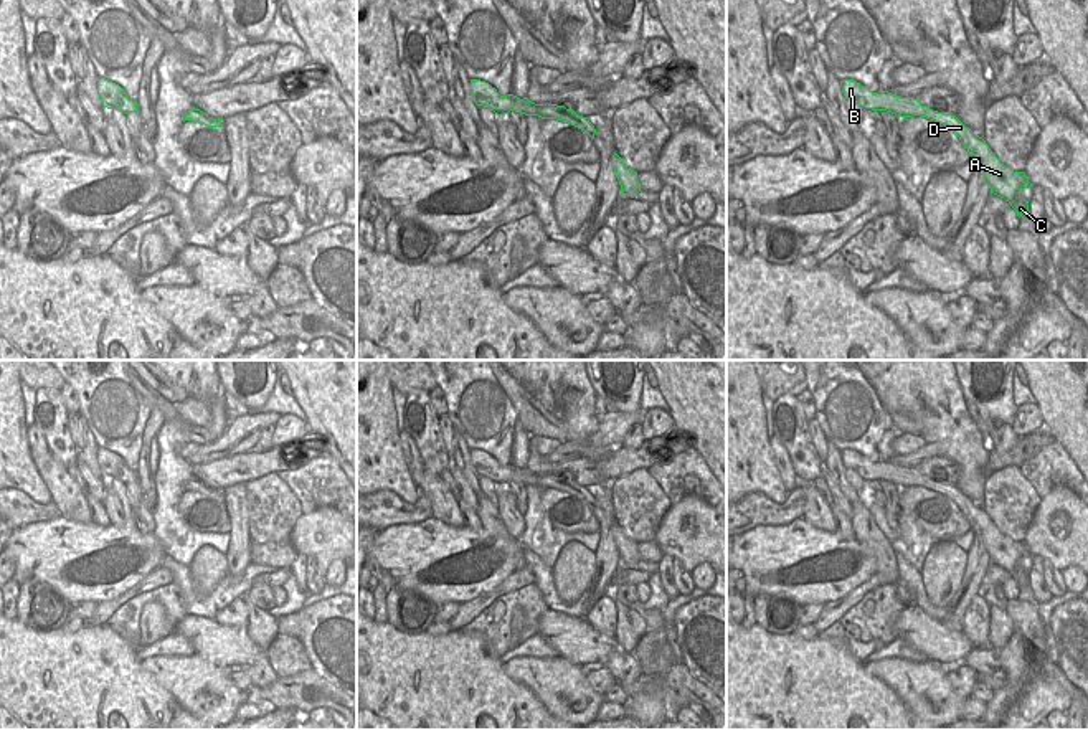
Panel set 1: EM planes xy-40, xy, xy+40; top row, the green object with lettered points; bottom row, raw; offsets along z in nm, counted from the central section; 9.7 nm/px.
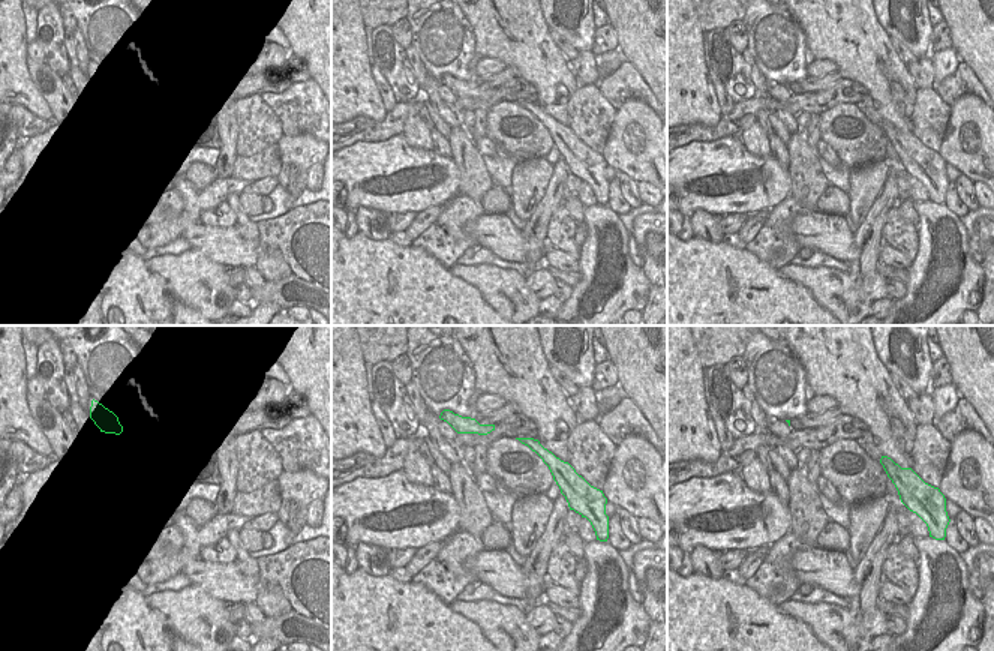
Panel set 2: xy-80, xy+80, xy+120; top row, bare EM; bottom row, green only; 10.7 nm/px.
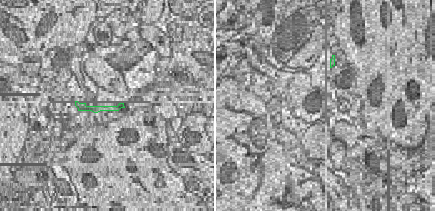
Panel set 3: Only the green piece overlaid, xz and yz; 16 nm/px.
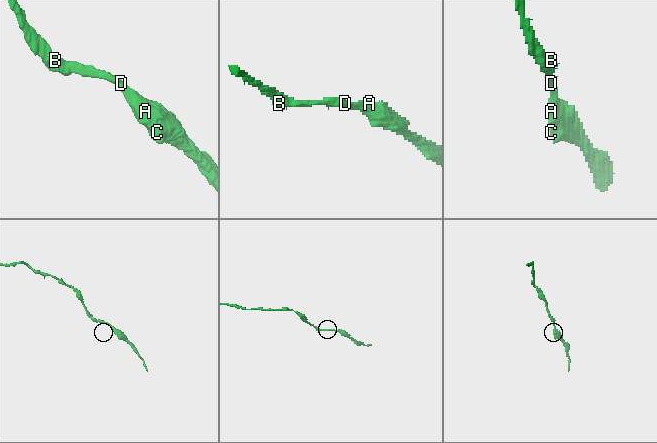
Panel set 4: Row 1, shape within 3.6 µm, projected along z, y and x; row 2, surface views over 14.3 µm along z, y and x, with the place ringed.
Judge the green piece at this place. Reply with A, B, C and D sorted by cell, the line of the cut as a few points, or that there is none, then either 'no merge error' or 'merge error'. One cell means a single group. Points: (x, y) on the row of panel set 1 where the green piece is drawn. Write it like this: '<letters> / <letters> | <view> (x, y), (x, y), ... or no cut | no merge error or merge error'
A B C D | no cut | no merge error

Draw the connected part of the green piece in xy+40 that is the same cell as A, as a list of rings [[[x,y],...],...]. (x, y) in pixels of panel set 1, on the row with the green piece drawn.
[[[854,79],[840,81],[845,99],[854,99],[865,112],[887,111],[896,117],[921,116],[951,129],[967,149],[971,160],[982,170],[991,193],[1004,198],[1017,216],[1030,213],[1029,201],[1020,197],[1024,187],[1032,187],[1024,172],[1005,167],[989,149],[986,140],[966,127],[956,116],[921,106],[915,97],[900,97],[888,91],[872,92]]]

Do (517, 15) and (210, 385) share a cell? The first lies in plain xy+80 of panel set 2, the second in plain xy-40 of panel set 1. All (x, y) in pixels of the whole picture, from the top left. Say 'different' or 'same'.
same

